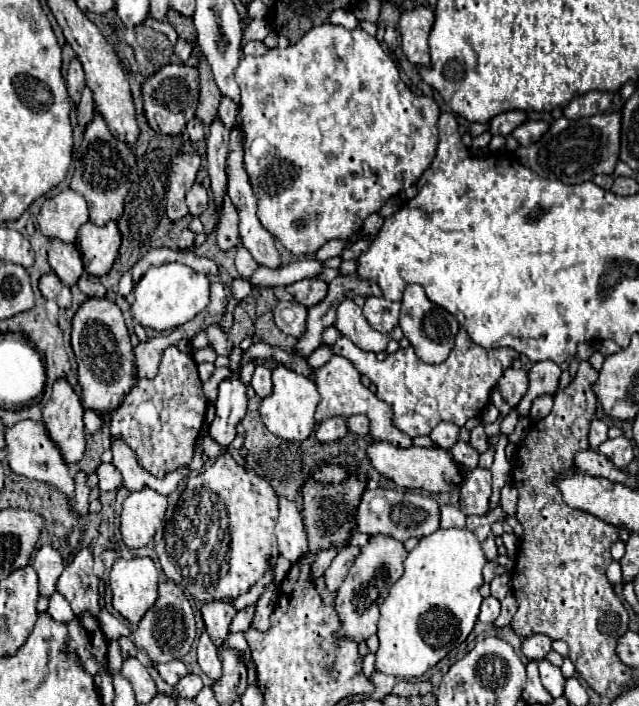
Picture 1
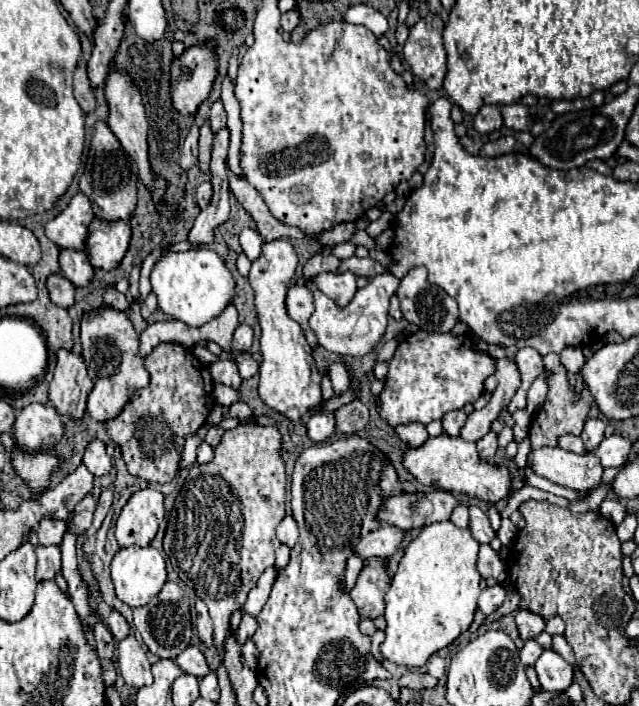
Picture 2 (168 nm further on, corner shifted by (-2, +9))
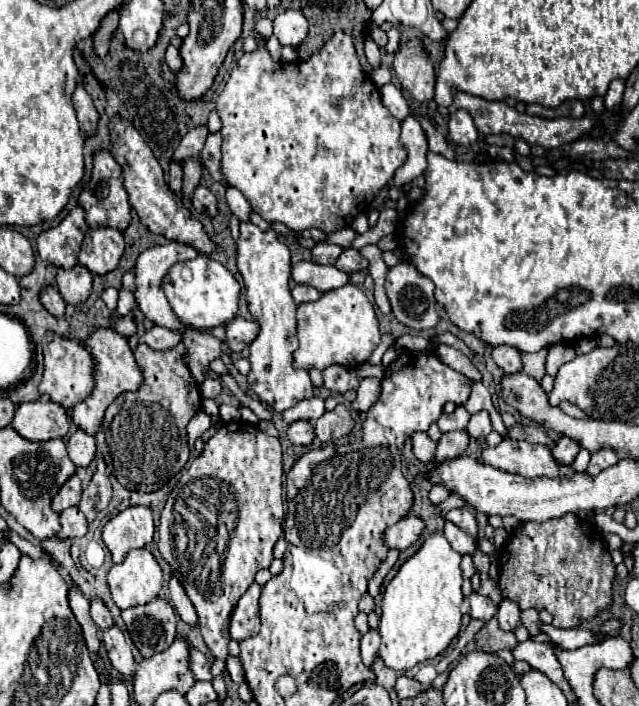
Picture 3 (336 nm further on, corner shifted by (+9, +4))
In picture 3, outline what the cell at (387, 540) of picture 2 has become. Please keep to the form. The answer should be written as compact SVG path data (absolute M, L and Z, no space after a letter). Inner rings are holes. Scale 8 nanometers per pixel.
M406 515L404 519L400 519L396 525L388 527L384 541L390 549L408 549L410 545L414 545L420 535L424 531L424 519L418 515Z

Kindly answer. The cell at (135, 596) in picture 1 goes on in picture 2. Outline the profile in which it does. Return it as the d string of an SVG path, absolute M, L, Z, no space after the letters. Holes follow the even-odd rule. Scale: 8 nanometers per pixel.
M129 546L129 548L121 548L111 562L111 578L115 584L115 594L121 602L125 602L131 608L141 608L145 606L151 598L155 598L161 590L161 586L167 580L167 572L165 572L165 560L161 556L159 550L151 548L151 546Z

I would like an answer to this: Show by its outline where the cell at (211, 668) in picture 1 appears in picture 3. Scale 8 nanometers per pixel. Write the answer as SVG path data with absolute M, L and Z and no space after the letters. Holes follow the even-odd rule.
M172 575L168 585L170 585L170 601L172 601L176 613L178 613L188 625L196 625L196 623L198 623L198 615L196 615L196 609L194 609L192 601L188 599L188 595L186 595L182 583Z

